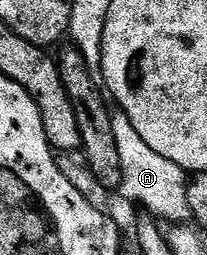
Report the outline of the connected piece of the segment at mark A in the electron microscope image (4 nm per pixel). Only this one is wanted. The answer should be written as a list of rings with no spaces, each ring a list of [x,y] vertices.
[[[113,112],[111,118],[114,143],[118,147],[118,159],[122,171],[119,192],[125,193],[134,204],[149,209],[153,213],[151,216],[161,222],[189,220],[186,170],[178,167],[178,163],[170,163],[170,159],[162,159],[162,155],[158,155],[158,151],[150,151],[150,147],[146,147],[146,143],[142,139],[142,135],[138,135],[138,131],[134,131],[134,127],[125,113]]]

